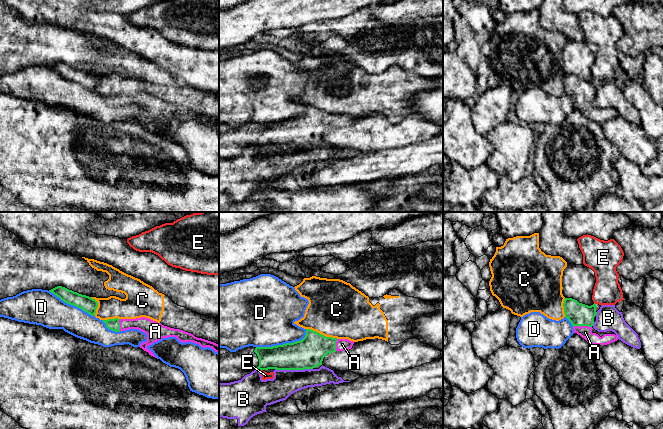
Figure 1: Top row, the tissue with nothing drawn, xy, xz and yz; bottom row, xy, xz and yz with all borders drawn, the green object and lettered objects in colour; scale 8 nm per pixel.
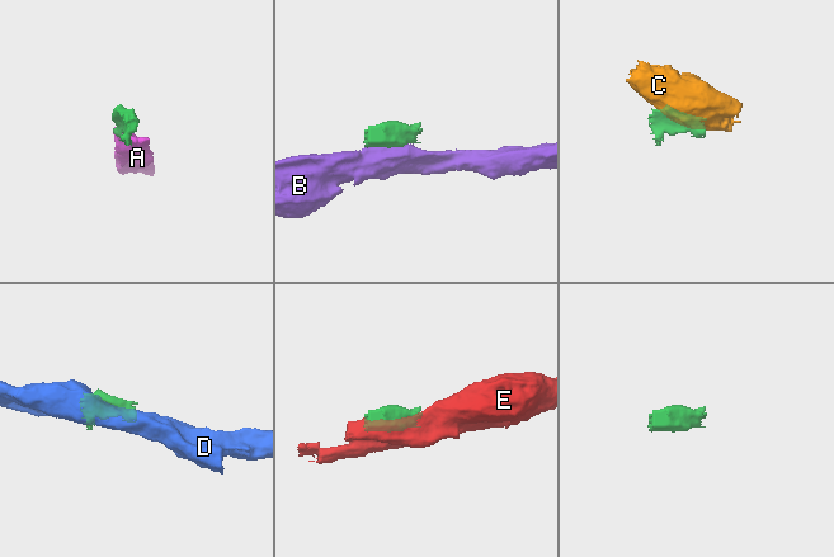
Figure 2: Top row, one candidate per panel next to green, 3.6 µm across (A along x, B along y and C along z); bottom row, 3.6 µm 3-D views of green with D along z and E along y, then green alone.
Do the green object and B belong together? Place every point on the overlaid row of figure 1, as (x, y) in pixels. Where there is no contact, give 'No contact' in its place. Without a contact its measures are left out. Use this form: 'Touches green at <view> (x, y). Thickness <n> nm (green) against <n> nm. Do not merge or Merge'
Touches green at xz (294, 369). Thickness 260 nm (green) against 200 nm. Do not merge

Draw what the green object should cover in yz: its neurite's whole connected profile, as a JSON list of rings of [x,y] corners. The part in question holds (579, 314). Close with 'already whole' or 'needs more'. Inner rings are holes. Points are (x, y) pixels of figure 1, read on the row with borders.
[[[565,298],[563,307],[565,317],[571,322],[574,333],[580,335],[588,343],[602,349],[605,345],[618,340],[618,336],[612,331],[598,332],[593,328],[601,305],[594,303],[588,306],[575,299]]] | needs more

